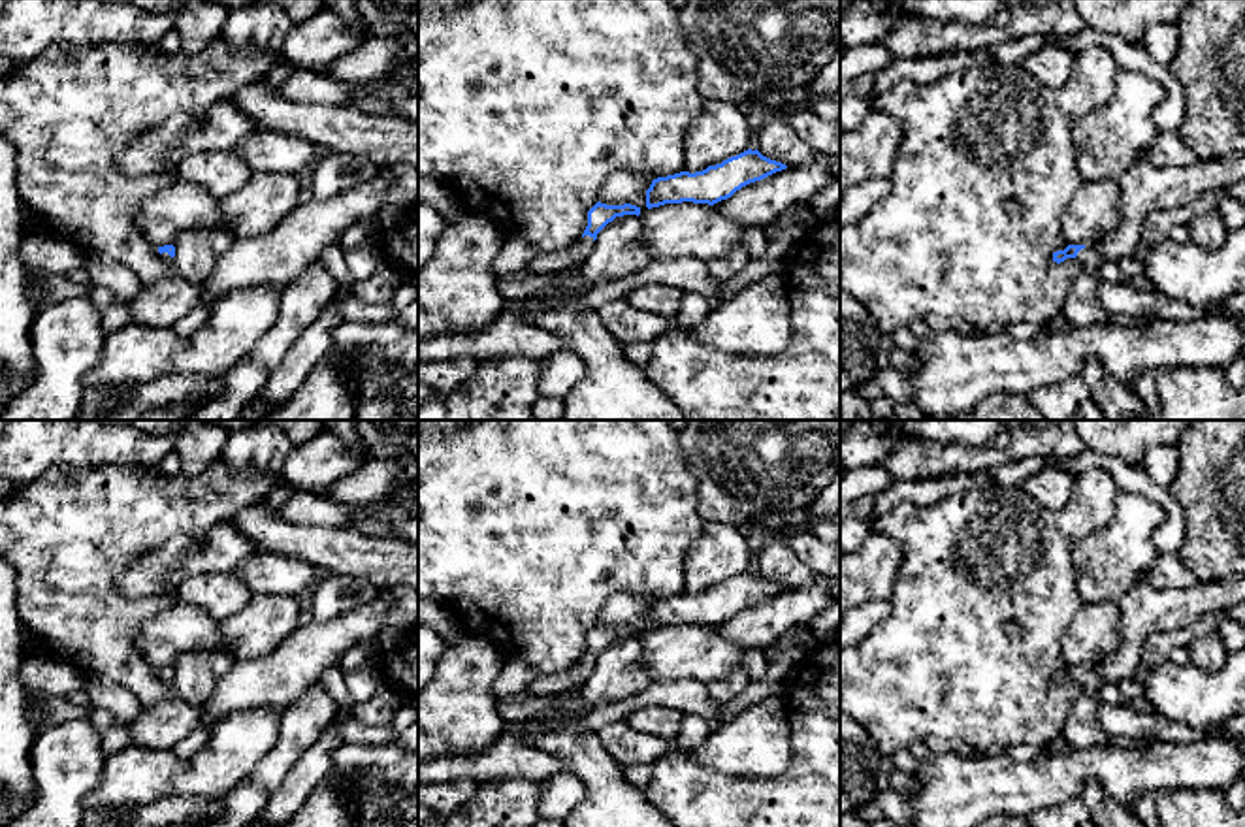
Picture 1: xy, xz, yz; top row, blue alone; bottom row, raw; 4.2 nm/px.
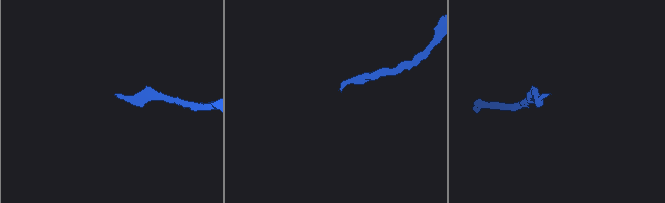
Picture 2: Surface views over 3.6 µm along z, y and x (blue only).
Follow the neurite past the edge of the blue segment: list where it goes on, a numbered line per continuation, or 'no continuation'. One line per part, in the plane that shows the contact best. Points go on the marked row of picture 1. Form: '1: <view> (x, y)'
1: xz (547, 262)

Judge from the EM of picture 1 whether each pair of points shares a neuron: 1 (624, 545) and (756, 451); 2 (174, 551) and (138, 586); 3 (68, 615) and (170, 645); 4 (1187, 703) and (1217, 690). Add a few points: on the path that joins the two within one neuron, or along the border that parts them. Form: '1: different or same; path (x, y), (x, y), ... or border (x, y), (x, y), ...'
1: different; border (682, 451), (695, 481), (695, 509), (707, 520)
2: same; path (164, 560), (147, 577)
3: different; border (172, 605), (140, 633), (138, 648), (157, 669)
4: same; path (1195, 699), (1210, 697)

